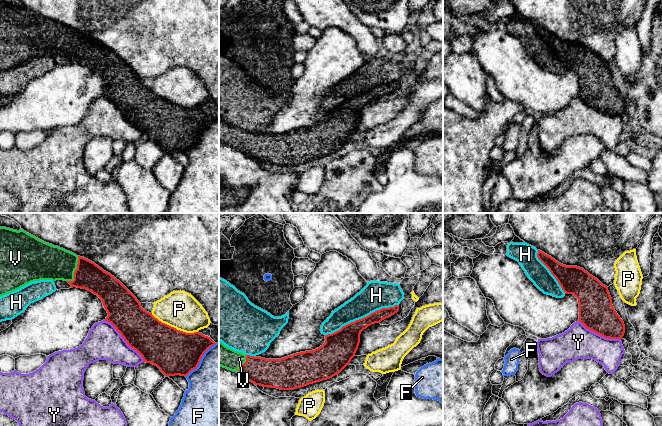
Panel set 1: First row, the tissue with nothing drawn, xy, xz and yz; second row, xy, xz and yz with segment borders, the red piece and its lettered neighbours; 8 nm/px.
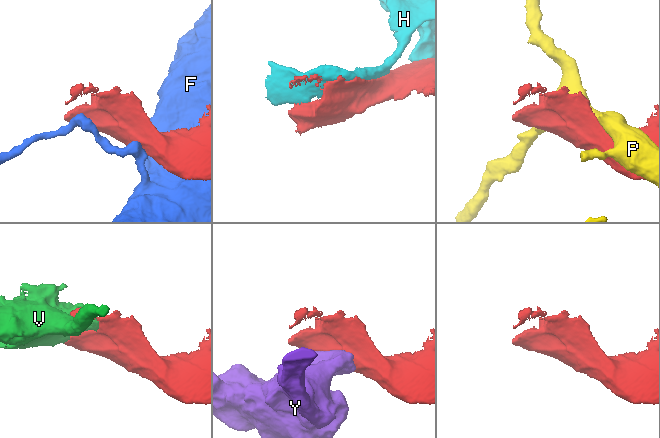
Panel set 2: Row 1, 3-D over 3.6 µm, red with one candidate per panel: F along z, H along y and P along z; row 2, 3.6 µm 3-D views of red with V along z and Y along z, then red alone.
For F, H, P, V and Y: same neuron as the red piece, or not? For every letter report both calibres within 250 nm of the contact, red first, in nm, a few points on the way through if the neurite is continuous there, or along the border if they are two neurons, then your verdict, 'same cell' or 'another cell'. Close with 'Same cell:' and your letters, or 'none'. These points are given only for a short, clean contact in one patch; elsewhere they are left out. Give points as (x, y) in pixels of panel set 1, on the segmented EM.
F: calibres 360 and 440 nm; another cell
H: calibres 220 and 220 nm; another cell
P: calibres 360 and 300 nm; another cell
V: calibres 220 and 280 nm; same cell
Y: calibres 320 and 280 nm; another cell
Same cell: V

